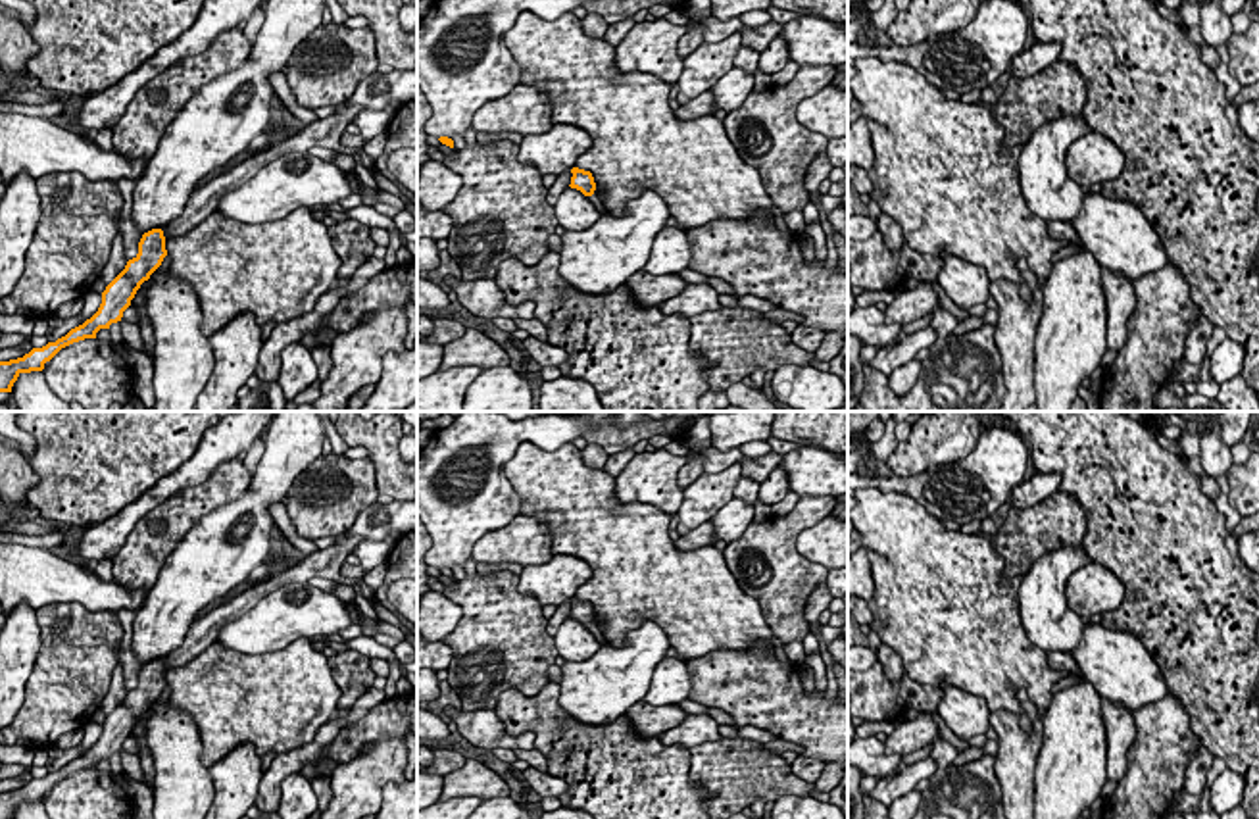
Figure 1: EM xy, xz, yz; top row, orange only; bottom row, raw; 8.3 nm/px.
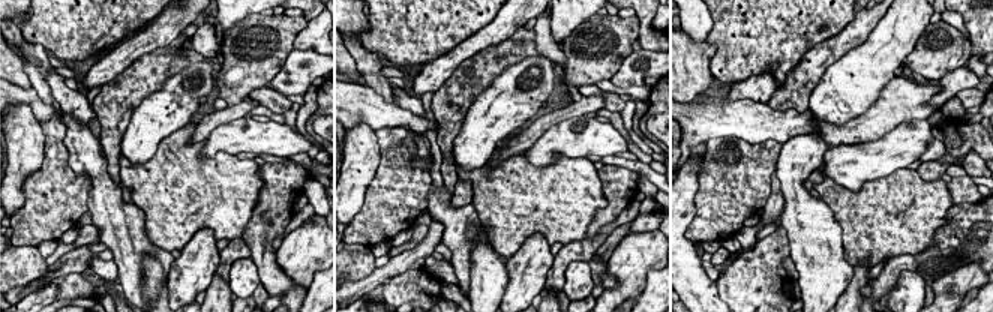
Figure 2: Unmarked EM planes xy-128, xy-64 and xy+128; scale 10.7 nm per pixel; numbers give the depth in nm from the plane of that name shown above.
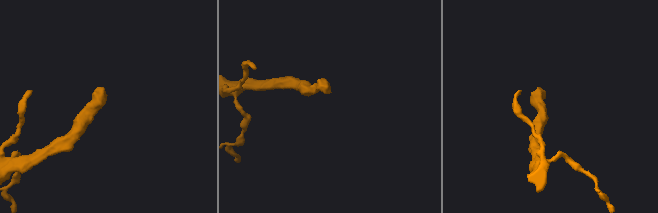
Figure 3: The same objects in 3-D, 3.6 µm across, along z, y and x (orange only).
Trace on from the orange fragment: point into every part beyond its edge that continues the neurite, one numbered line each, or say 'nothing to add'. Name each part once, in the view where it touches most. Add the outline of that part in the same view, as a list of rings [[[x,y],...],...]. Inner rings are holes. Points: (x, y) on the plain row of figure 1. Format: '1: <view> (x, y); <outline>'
1: xy (327, 562); [[[344,533],[342,536],[334,538],[333,546],[317,550],[300,559],[294,567],[288,567],[263,583],[248,586],[246,590],[231,598],[227,604],[221,604],[204,617],[196,619],[188,627],[183,644],[161,659],[163,667],[167,669],[190,663],[217,638],[219,631],[225,625],[240,619],[259,600],[263,600],[281,586],[292,583],[308,583],[313,577],[331,579],[336,584],[356,584],[358,581],[346,579],[340,569],[359,542],[363,542],[361,536],[350,536]]]

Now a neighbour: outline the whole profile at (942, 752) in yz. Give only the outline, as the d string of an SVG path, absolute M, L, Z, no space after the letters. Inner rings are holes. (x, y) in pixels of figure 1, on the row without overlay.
M938 736L932 742L930 757L936 761L936 767L942 769L953 763L953 759L957 757L957 750L953 748L953 744Z

